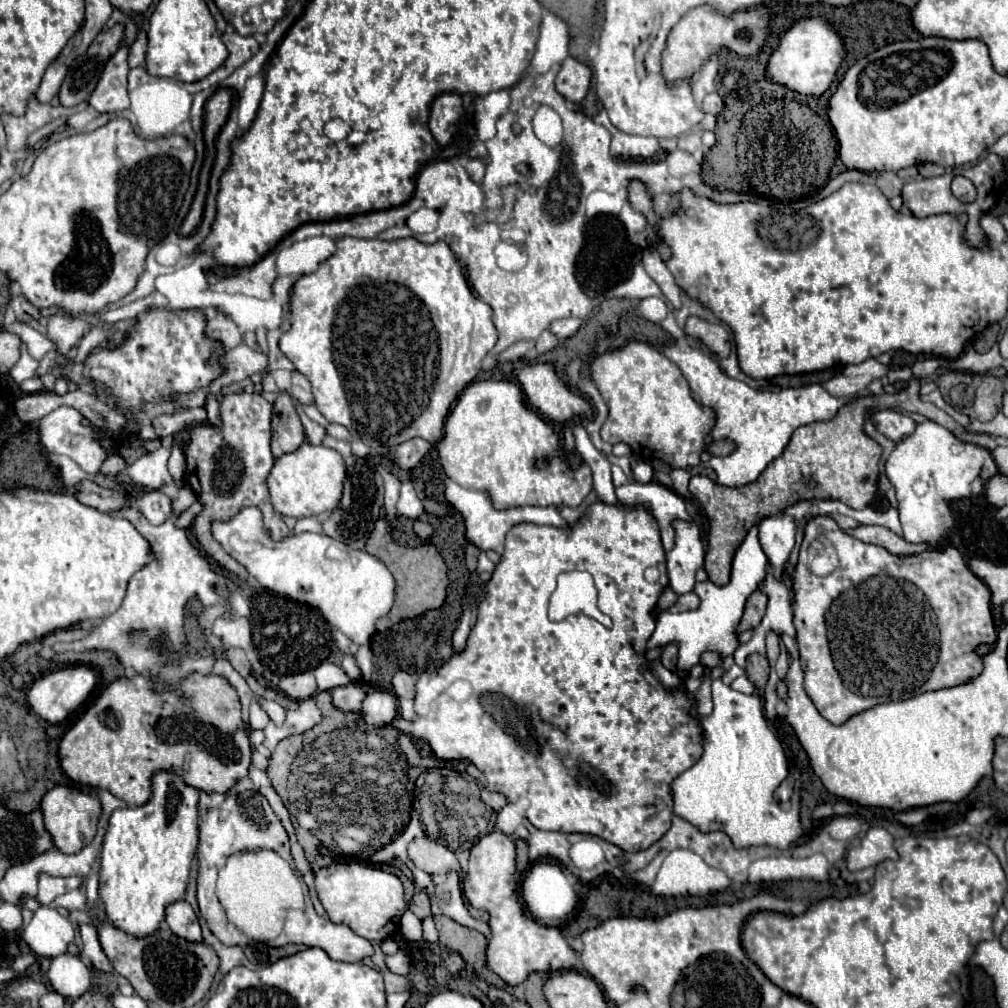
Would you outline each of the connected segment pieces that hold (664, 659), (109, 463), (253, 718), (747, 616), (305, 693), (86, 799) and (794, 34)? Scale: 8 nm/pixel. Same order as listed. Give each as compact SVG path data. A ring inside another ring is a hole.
M668 644L668 646L662 650L660 662L664 664L664 668L676 670L676 658L678 658L678 648L676 648L676 644Z
M112 452L112 454L108 454L106 462L102 464L102 474L114 476L114 474L118 474L118 472L124 470L124 468L126 468L126 460L124 460L118 452Z
M256 698L252 704L250 704L250 728L260 728L264 730L266 724L270 722L270 718L266 716L266 712L260 708L260 698Z
M754 592L744 608L744 616L742 616L742 626L744 632L750 628L756 628L764 616L764 608L766 608L766 596L762 592Z
M302 672L302 674L294 674L294 676L284 676L280 680L280 690L286 692L290 698L294 700L306 700L312 698L318 692L316 686L316 678L312 672Z
M54 786L42 798L40 810L44 814L44 826L48 828L48 832L52 836L52 842L60 852L76 854L86 844L92 842L92 838L96 834L94 818L98 822L98 812L100 812L100 802L94 796L84 794L80 790L74 790L74 788L68 788L68 786Z
M804 18L796 22L790 30L786 30L776 52L770 56L766 70L774 82L784 84L790 90L796 90L806 96L820 96L832 84L842 56L842 42L840 36L832 30L832 26L822 18Z

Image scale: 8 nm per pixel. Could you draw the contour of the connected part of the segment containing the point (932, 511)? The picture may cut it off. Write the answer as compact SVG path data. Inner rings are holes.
M932 420L918 424L910 436L896 442L894 452L886 460L886 476L896 488L900 504L904 538L908 542L930 542L942 538L954 526L954 516L946 502L982 494L986 478L994 474L998 474L998 468L986 448L958 440L952 432Z

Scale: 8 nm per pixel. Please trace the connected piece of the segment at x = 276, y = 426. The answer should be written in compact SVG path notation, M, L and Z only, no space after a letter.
M288 392L278 394L272 412L272 454L274 458L296 450L304 442L304 428L294 408L294 398Z

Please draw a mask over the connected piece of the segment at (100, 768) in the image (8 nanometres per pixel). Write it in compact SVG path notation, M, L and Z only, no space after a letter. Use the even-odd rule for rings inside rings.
M192 674L184 680L184 698L172 694L154 694L152 682L146 676L118 678L112 682L100 698L84 712L84 716L64 734L60 742L60 764L64 772L80 784L104 788L116 798L130 806L140 806L150 798L150 776L158 770L182 770L184 782L206 792L226 794L236 780L246 776L250 766L250 728L240 718L240 700L236 690L218 676L218 698L216 698L216 678ZM162 716L168 716L168 744L158 736L158 724Z

